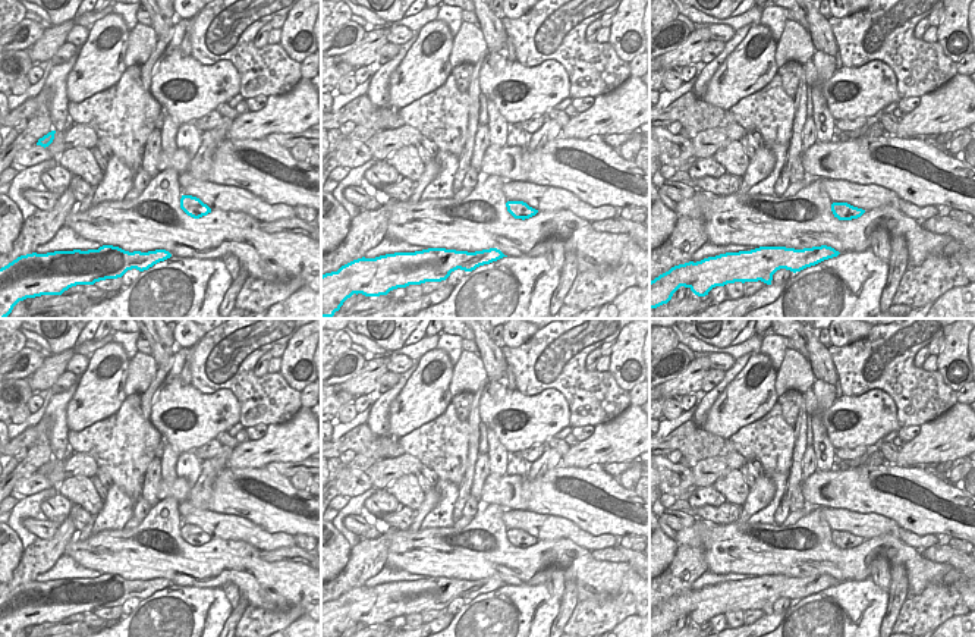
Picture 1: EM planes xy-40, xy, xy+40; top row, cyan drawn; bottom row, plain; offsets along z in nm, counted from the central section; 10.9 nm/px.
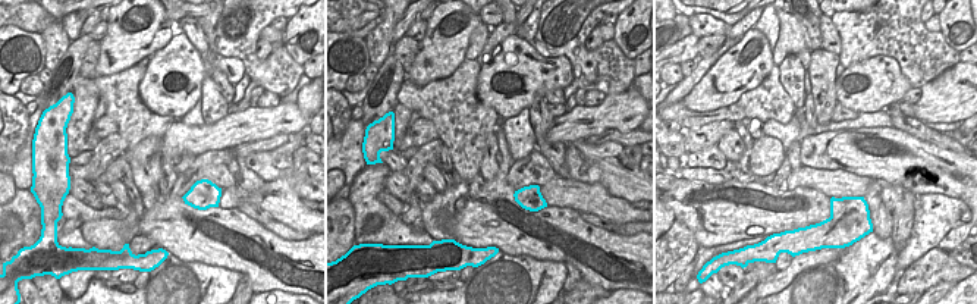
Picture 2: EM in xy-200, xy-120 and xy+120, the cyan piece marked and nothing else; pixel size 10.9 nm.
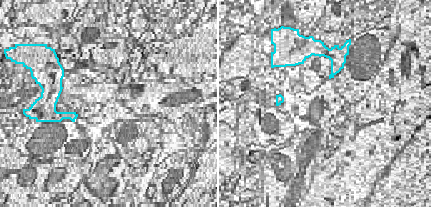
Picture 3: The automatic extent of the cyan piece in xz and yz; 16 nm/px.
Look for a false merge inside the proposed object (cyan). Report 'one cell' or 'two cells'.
one cell

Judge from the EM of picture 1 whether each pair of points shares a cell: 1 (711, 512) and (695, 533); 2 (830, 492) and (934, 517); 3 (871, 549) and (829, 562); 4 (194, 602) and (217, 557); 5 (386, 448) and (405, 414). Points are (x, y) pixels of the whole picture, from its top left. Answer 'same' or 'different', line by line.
1: different
2: same
3: same
4: different
5: different

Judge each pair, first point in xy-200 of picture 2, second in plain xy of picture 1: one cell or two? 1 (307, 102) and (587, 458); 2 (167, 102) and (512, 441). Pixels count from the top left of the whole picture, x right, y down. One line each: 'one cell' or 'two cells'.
1: two cells
2: one cell

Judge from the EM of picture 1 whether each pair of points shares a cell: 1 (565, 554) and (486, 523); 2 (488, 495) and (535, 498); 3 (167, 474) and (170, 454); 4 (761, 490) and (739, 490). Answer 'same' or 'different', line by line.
1: same
2: same
3: same
4: different

